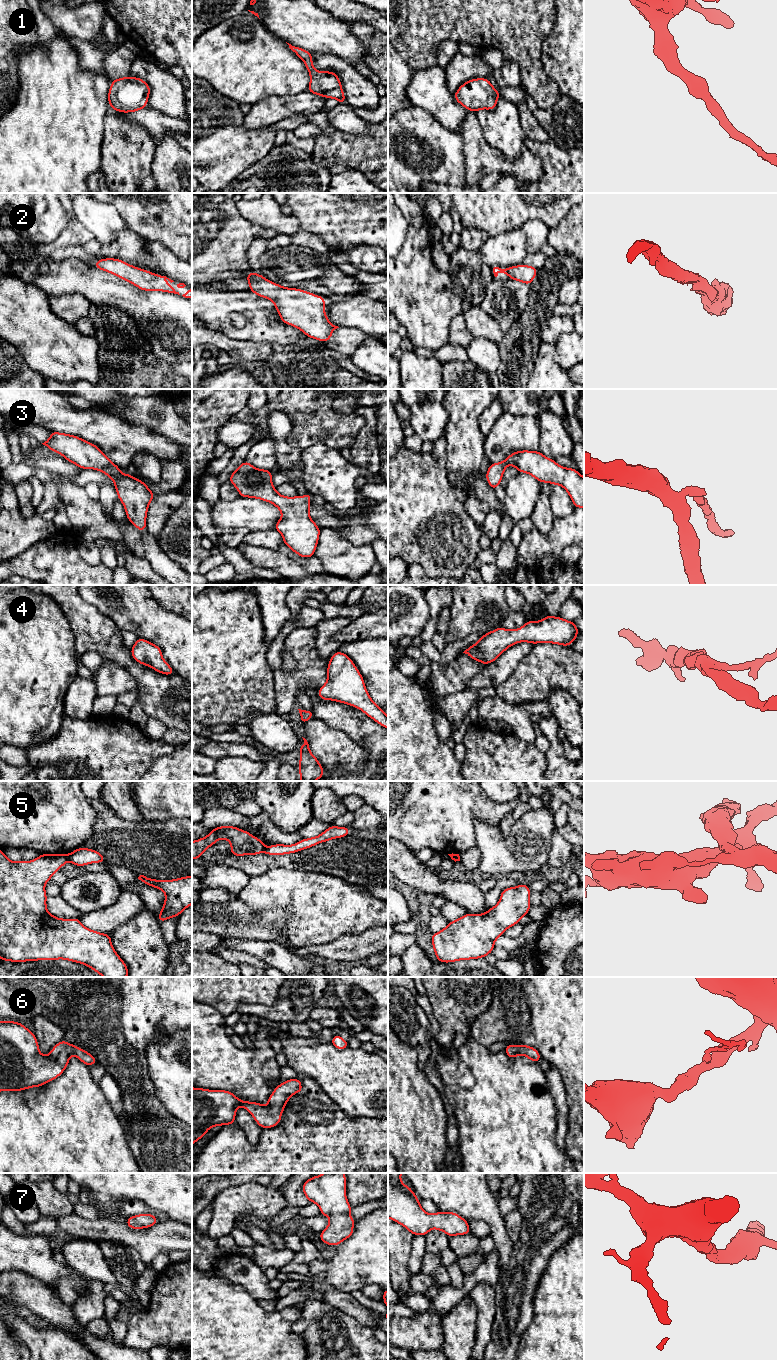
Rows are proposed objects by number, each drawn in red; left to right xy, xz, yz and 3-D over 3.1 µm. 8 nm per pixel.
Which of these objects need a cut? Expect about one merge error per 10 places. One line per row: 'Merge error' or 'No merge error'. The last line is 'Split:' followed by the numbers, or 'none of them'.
1: No merge error
2: No merge error
3: No merge error
4: No merge error
5: Merge error
6: No merge error
7: No merge error
Split: 5

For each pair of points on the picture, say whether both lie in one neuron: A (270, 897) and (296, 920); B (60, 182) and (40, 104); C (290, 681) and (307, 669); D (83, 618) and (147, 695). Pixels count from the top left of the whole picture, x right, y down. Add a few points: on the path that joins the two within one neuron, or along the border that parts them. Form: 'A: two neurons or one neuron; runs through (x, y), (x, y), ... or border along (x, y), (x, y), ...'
A: one neuron; runs through (278, 897), (281, 897), (296, 912)
B: one neuron; runs through (49, 163), (49, 123)
C: one neuron; runs through (294, 681), (303, 673)
D: one neuron; runs through (102, 637), (142, 676)

